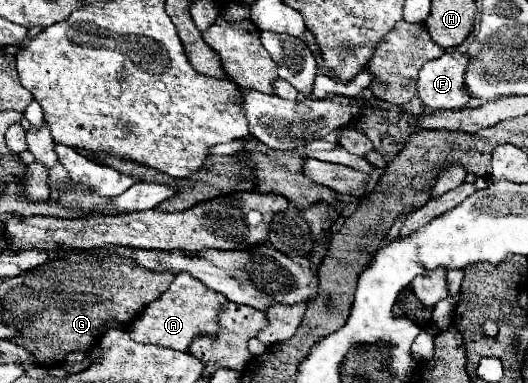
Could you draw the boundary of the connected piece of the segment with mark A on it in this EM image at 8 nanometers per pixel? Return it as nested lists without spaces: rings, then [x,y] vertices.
[[[180,273],[176,279],[170,283],[170,287],[162,293],[162,297],[154,299],[144,313],[134,321],[130,327],[130,337],[136,343],[154,343],[162,347],[172,347],[180,351],[188,351],[192,341],[200,335],[208,337],[218,337],[220,327],[218,327],[218,317],[222,315],[222,305],[228,299],[222,293],[216,293],[202,285],[198,279]]]

